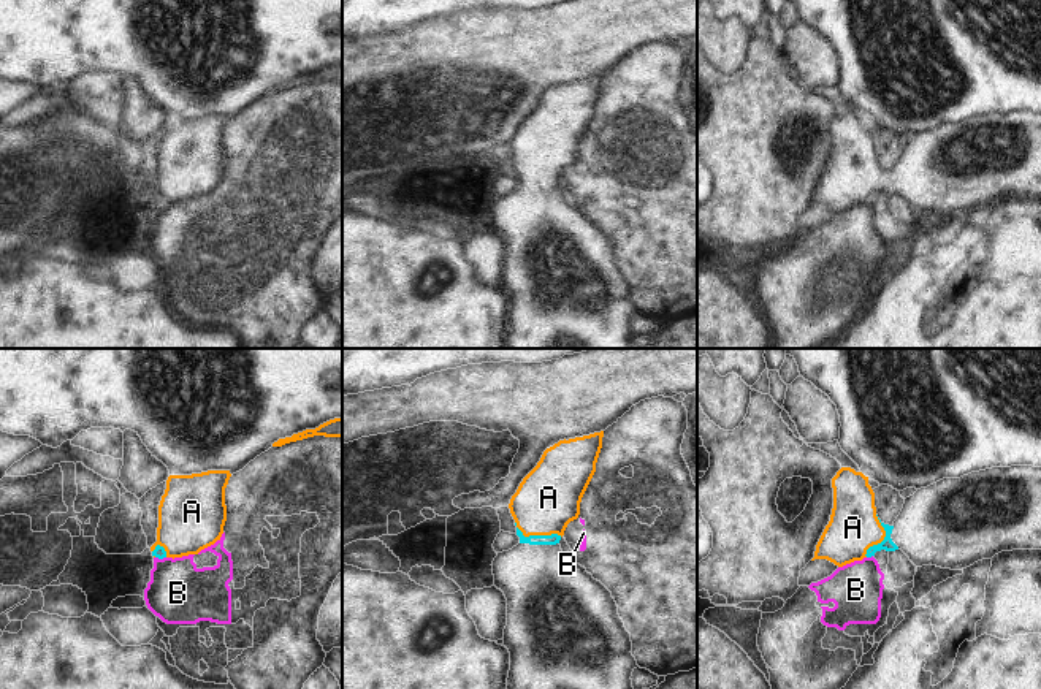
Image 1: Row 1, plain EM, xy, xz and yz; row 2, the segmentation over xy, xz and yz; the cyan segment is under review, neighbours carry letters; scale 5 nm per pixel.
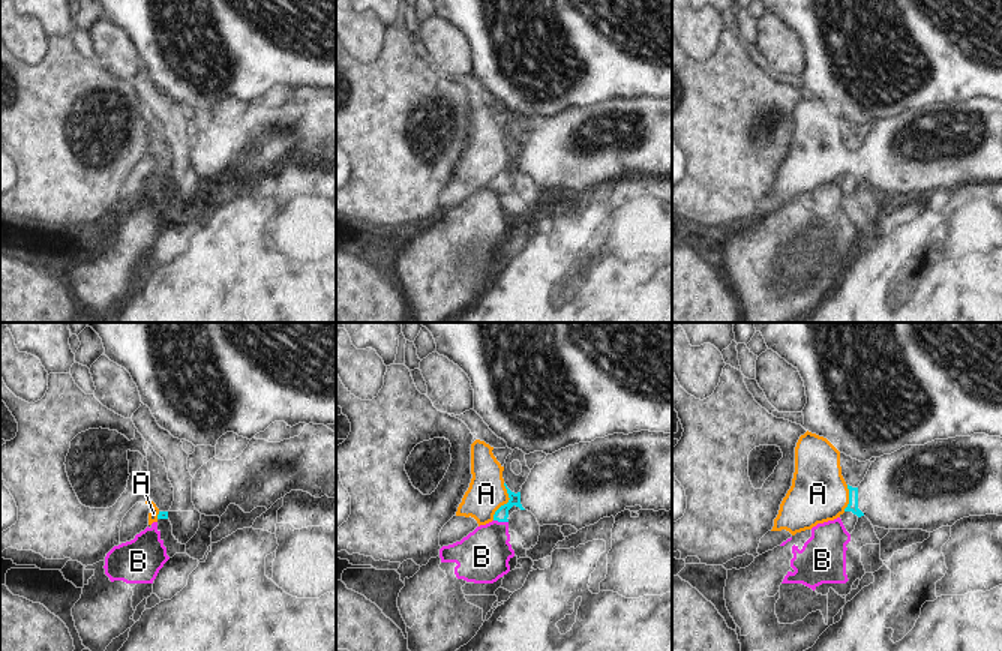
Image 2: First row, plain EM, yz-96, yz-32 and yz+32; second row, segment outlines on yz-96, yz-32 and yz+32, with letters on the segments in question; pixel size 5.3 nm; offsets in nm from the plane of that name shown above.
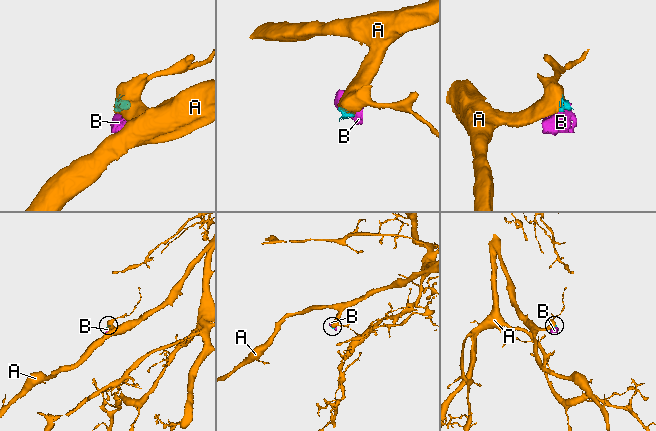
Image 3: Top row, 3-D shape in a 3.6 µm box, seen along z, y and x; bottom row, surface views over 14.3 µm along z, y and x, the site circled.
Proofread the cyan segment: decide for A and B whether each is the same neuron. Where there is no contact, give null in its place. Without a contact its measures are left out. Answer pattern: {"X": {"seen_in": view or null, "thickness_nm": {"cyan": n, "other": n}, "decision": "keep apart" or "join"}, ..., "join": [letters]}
{"A": {"seen_in": "xz", "thickness_nm": {"cyan": 60, "other": 320}, "decision": "join"}, "B": {"seen_in": "yz", "thickness_nm": {"cyan": 60, "other": 260}, "decision": "keep apart"}, "join": ["A"]}

